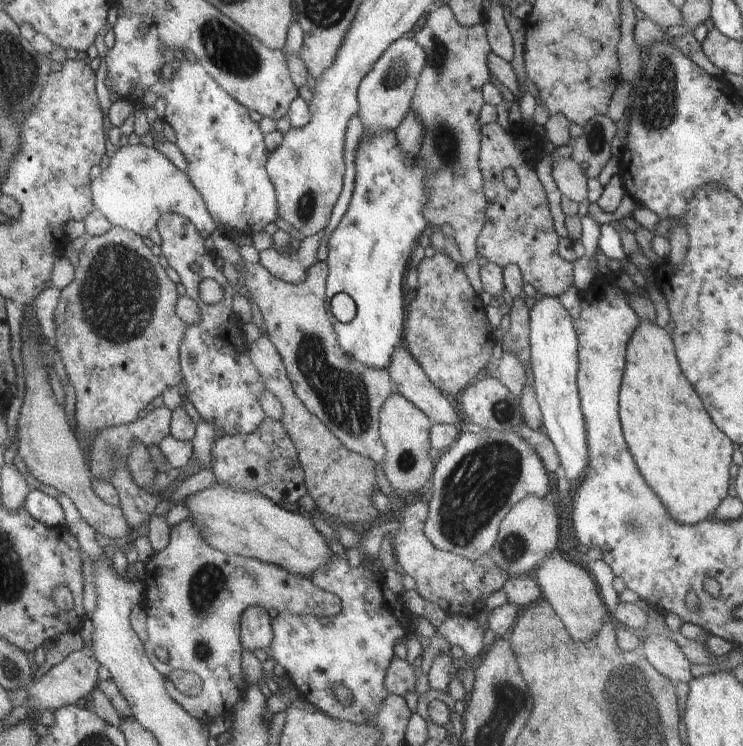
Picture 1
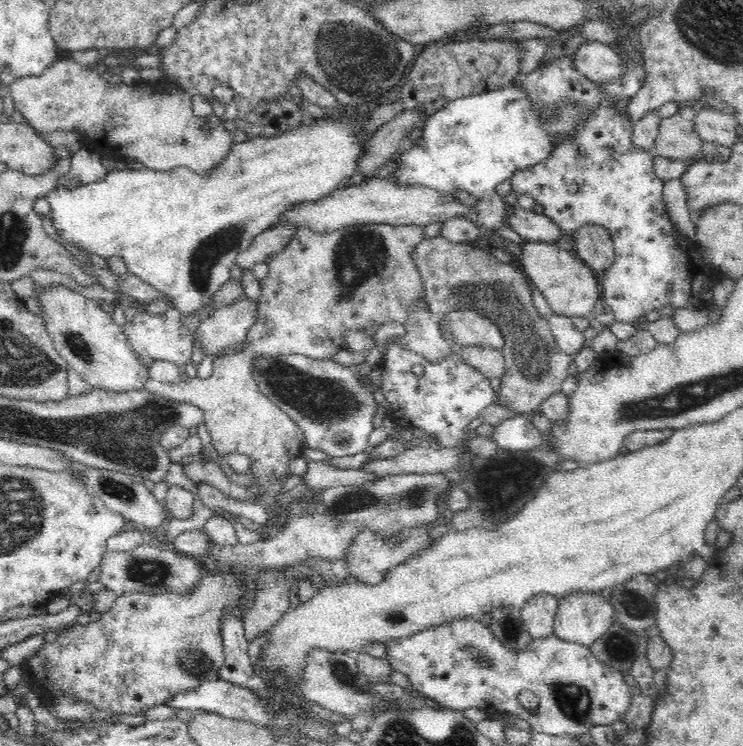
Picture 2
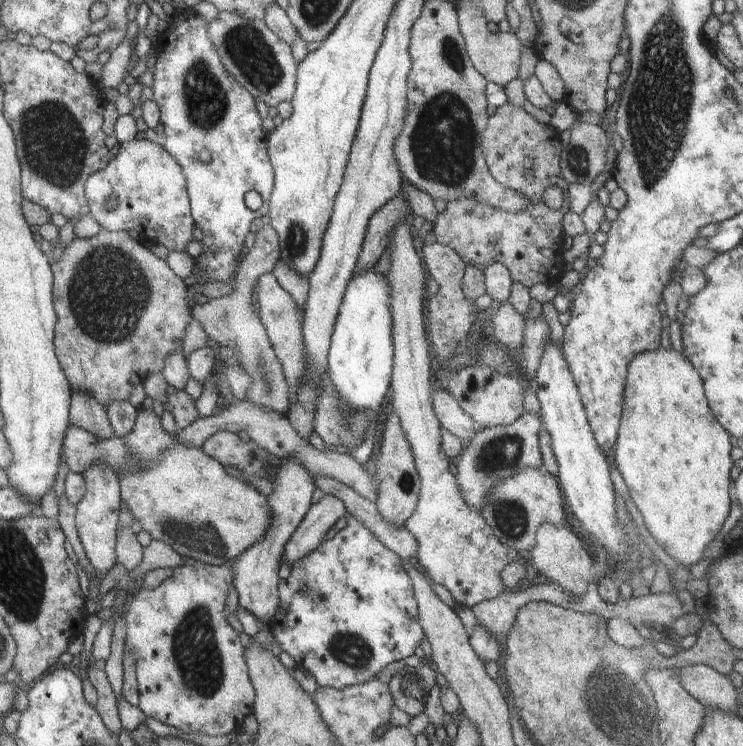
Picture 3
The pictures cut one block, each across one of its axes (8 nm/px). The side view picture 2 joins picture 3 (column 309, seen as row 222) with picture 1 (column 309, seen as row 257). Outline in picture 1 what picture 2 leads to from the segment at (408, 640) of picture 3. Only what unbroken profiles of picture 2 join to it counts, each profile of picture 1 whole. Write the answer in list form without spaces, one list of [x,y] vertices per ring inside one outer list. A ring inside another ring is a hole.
[[[333,553],[330,562],[324,568],[320,568],[320,572],[314,572],[310,579],[314,586],[338,596],[343,609],[336,616],[329,618],[279,612],[271,620],[273,630],[271,648],[274,660],[284,667],[286,675],[298,690],[299,697],[307,700],[320,712],[328,714],[332,720],[342,720],[356,726],[368,725],[370,718],[378,712],[380,704],[389,695],[385,690],[385,671],[395,657],[394,644],[396,640],[408,637],[408,633],[412,632],[412,621],[415,616],[405,605],[402,593],[394,593],[388,588],[383,575],[376,576],[363,565],[352,568],[344,556]],[[338,684],[346,686],[353,694],[354,700],[348,707],[344,707],[344,704],[334,696],[334,686]]]

